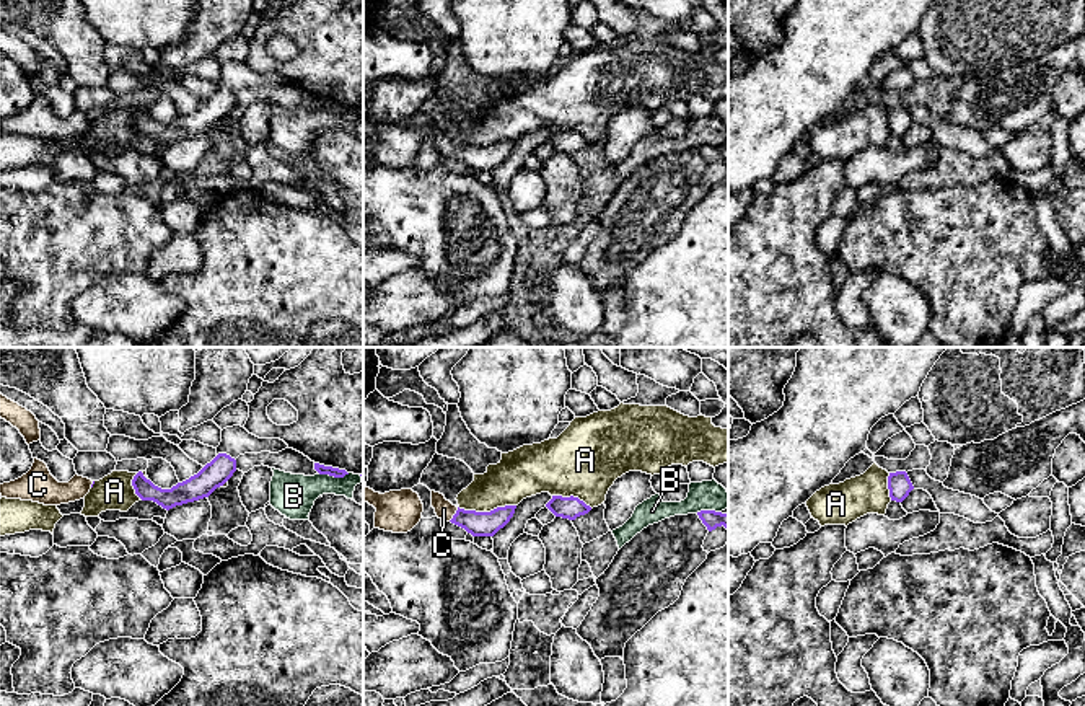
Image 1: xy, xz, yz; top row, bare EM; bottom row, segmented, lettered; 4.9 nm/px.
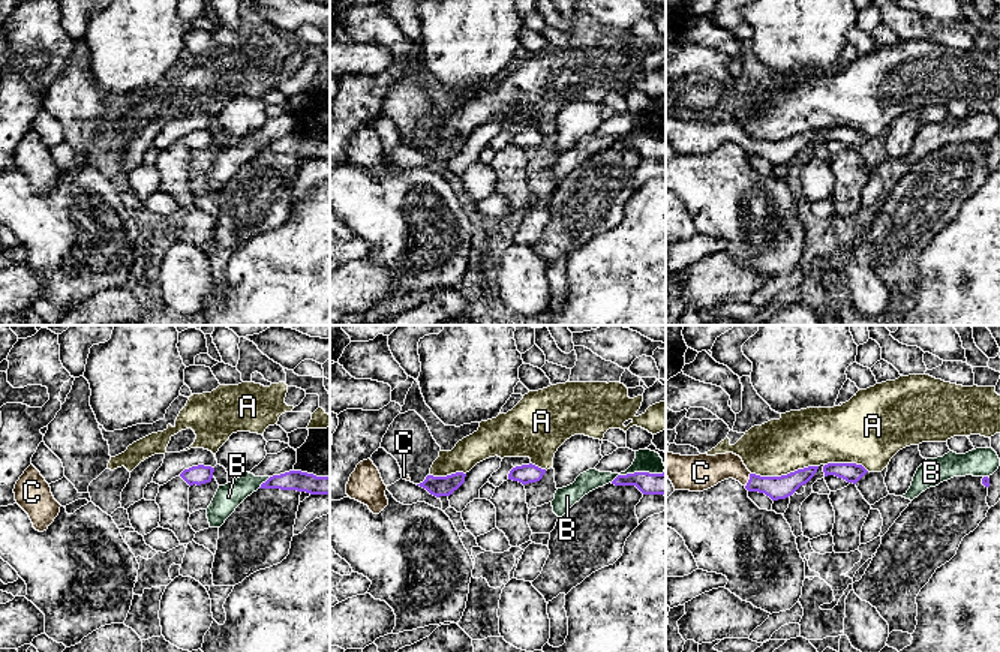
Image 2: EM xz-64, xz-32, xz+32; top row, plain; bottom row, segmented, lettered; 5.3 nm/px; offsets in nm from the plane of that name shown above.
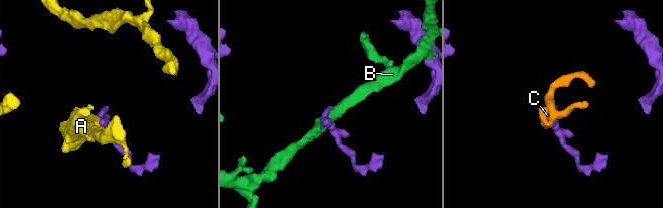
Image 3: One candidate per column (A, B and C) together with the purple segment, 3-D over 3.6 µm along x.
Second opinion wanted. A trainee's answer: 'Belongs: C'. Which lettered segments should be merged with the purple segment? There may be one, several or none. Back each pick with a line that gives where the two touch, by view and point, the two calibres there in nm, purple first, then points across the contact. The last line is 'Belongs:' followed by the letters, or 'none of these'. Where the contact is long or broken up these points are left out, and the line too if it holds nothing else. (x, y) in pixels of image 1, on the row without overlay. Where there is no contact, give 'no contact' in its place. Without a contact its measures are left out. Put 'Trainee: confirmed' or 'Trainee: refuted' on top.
Trainee: confirmed
C: meets purple in xz at (455, 149); 130 nm thick on the purple side, 90 nm on the other; runs through xz (479, 158), (455, 149), (443, 144)
Belongs: C

